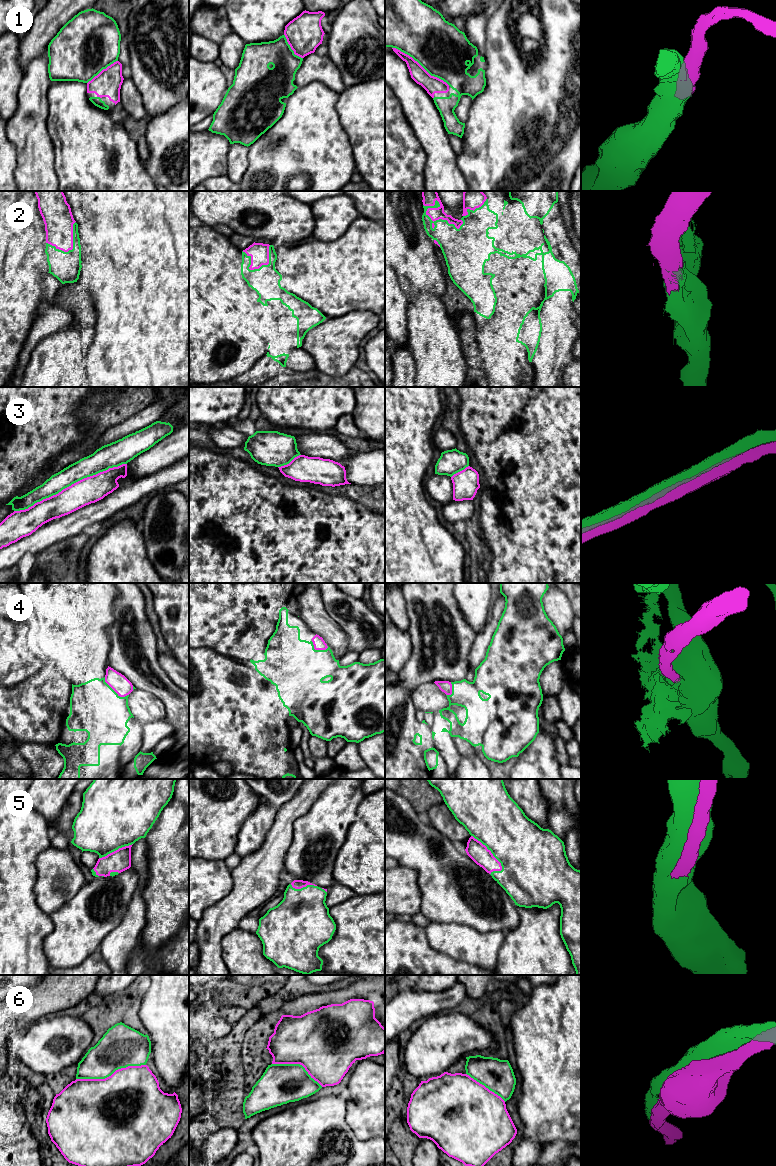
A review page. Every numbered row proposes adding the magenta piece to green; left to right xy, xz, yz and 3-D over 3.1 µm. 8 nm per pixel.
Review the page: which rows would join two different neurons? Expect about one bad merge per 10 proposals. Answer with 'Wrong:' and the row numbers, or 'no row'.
Wrong: 4

